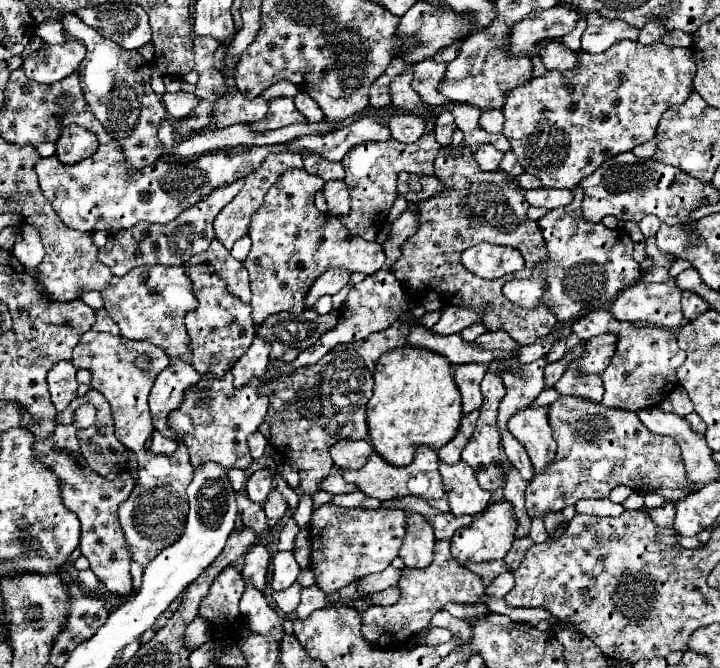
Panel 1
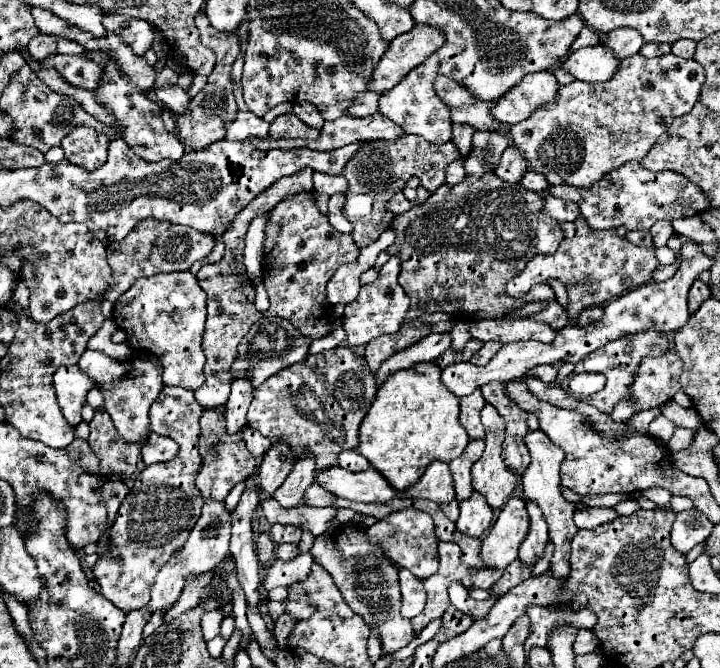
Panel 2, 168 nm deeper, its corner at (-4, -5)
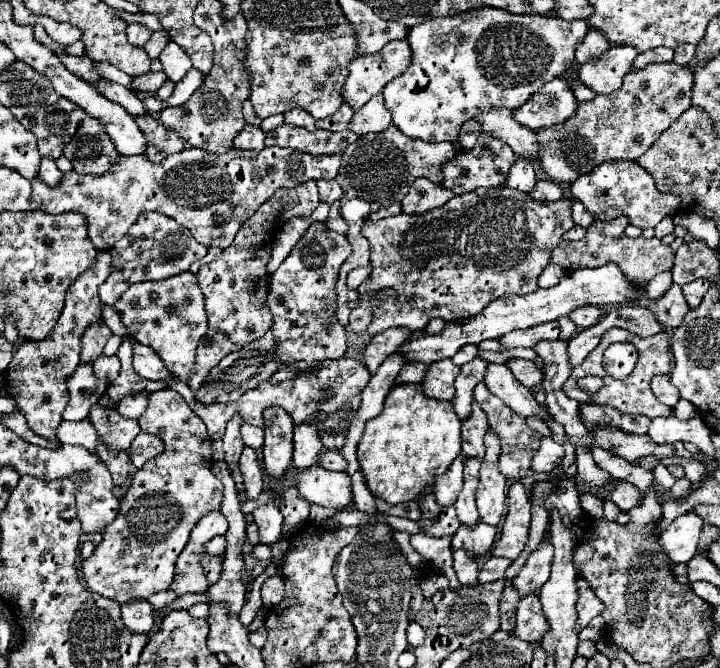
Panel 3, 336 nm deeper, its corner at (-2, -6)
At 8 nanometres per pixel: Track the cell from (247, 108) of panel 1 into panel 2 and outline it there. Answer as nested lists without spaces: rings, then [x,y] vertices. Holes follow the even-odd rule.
[[[237,112],[237,118],[233,122],[225,124],[227,140],[245,140],[249,136],[257,136],[257,138],[265,138],[269,136],[269,124],[255,116],[253,112]]]

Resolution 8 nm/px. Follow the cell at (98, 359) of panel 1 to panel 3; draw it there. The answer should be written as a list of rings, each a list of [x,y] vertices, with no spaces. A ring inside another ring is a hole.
[[[141,393],[141,395],[129,395],[129,397],[125,397],[121,403],[119,403],[119,407],[117,407],[117,411],[123,415],[123,417],[129,417],[129,419],[139,419],[139,415],[145,411],[145,407],[147,407],[147,393]]]

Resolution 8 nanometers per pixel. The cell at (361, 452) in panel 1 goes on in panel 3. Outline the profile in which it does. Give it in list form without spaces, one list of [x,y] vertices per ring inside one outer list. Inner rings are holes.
[[[323,451],[323,455],[319,455],[317,465],[327,471],[345,471],[347,469],[347,461],[341,457],[339,451]]]

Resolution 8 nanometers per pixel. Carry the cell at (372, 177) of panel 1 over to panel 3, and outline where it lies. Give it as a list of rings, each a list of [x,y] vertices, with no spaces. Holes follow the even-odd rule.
[[[391,125],[383,133],[361,135],[355,143],[351,143],[343,151],[341,171],[335,181],[343,189],[341,215],[349,225],[347,239],[353,247],[353,253],[343,263],[337,281],[337,319],[343,327],[349,325],[349,313],[351,313],[351,309],[347,307],[347,303],[349,303],[346,285],[347,273],[353,271],[355,267],[369,265],[369,243],[361,235],[361,225],[365,223],[367,215],[381,207],[389,207],[391,203],[399,203],[407,195],[411,183],[419,177],[427,177],[433,183],[441,183],[441,179],[443,179],[441,165],[447,159],[455,157],[455,153],[457,153],[457,149],[453,143],[427,143],[421,139],[411,139],[411,137],[403,135],[395,125]]]

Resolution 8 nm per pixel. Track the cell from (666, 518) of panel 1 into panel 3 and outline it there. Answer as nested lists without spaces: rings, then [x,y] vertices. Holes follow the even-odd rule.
[[[687,477],[677,479],[677,481],[675,481],[675,485],[671,487],[671,497],[673,497],[673,499],[687,497],[687,495],[689,495],[689,491],[691,491],[691,485],[693,485],[693,483],[691,483]]]

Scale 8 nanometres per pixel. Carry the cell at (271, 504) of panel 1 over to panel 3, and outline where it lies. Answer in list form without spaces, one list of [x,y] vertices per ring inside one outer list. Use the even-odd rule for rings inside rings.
[[[299,423],[293,427],[293,445],[295,445],[293,463],[297,469],[307,469],[315,465],[323,451],[323,443],[319,439],[317,427],[307,423]]]

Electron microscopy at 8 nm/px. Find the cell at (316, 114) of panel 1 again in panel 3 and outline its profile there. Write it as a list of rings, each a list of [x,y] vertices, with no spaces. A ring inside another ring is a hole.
[[[289,109],[285,113],[285,123],[289,125],[295,125],[295,127],[303,127],[307,131],[315,131],[315,119],[307,113],[307,111],[301,111],[301,109]]]

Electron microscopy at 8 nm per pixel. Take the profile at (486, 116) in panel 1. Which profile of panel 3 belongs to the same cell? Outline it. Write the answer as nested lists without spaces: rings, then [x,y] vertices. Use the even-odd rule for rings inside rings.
[[[479,133],[479,139],[471,151],[459,151],[451,161],[443,163],[443,181],[441,187],[451,189],[455,195],[475,191],[479,187],[499,187],[507,183],[507,171],[515,163],[511,147],[495,139],[493,135]]]

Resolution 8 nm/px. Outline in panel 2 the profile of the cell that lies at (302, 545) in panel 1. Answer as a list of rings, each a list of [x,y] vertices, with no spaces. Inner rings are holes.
[[[279,544],[275,556],[279,560],[293,560],[299,556],[299,544]]]

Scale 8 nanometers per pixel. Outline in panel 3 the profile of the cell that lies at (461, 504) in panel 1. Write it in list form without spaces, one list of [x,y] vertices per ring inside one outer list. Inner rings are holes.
[[[479,523],[475,529],[469,527],[459,527],[459,531],[453,535],[453,551],[457,549],[465,549],[471,551],[475,557],[485,557],[489,553],[489,549],[493,547],[497,529],[485,523]]]

